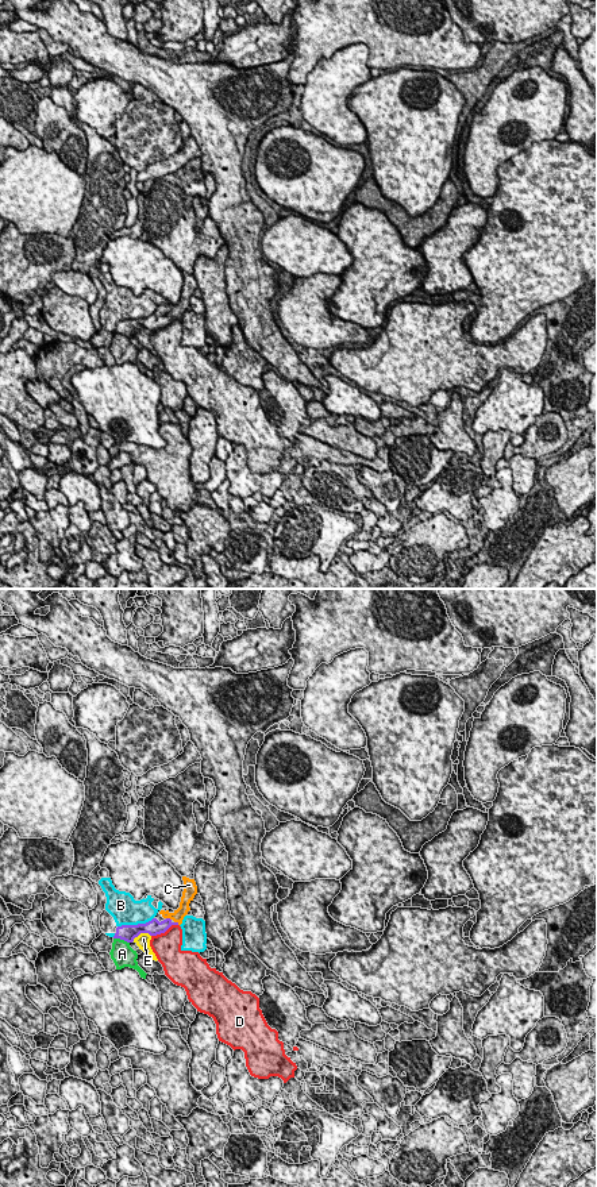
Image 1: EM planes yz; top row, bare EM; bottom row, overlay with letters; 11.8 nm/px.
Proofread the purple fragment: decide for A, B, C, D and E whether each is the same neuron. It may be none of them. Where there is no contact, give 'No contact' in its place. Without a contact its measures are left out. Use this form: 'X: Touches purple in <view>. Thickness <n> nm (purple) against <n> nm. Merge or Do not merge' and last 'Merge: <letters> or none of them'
A: Touches purple in yz. Thickness 190 nm (purple) against 280 nm. Do not merge
B: Touches purple in yz. Thickness 190 nm (purple) against 340 nm. Do not merge
C: Touches purple in yz. Thickness 160 nm (purple) against 140 nm. Merge
D: Touches purple in yz. Thickness 180 nm (purple) against 320 nm. Do not merge
E: Touches purple in yz. Thickness 190 nm (purple) against 160 nm. Do not merge
Merge: C

